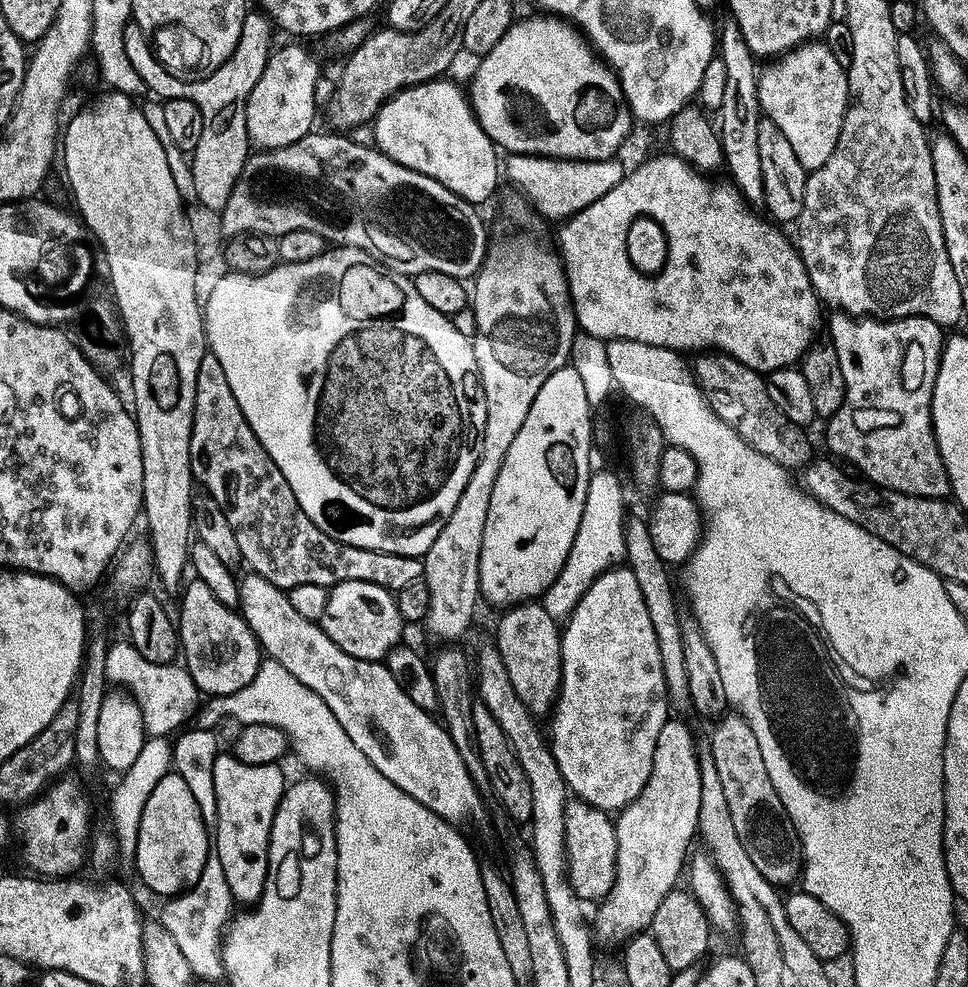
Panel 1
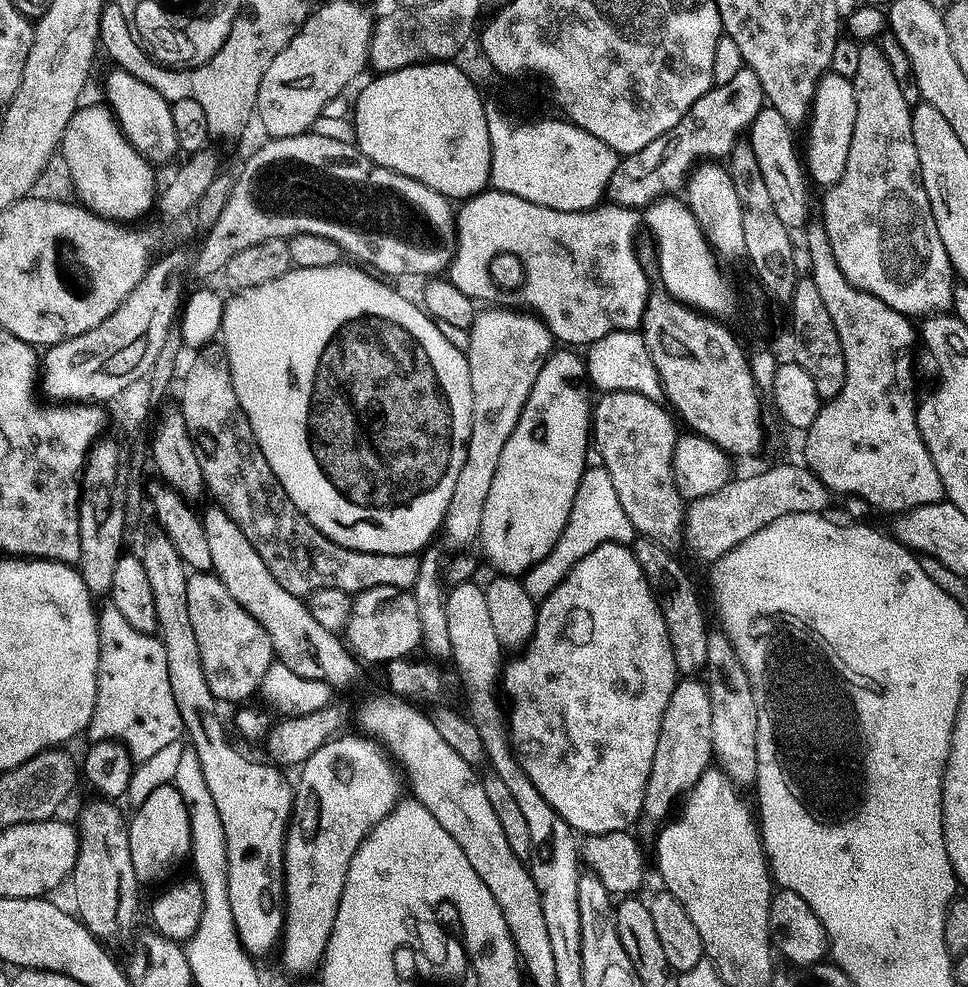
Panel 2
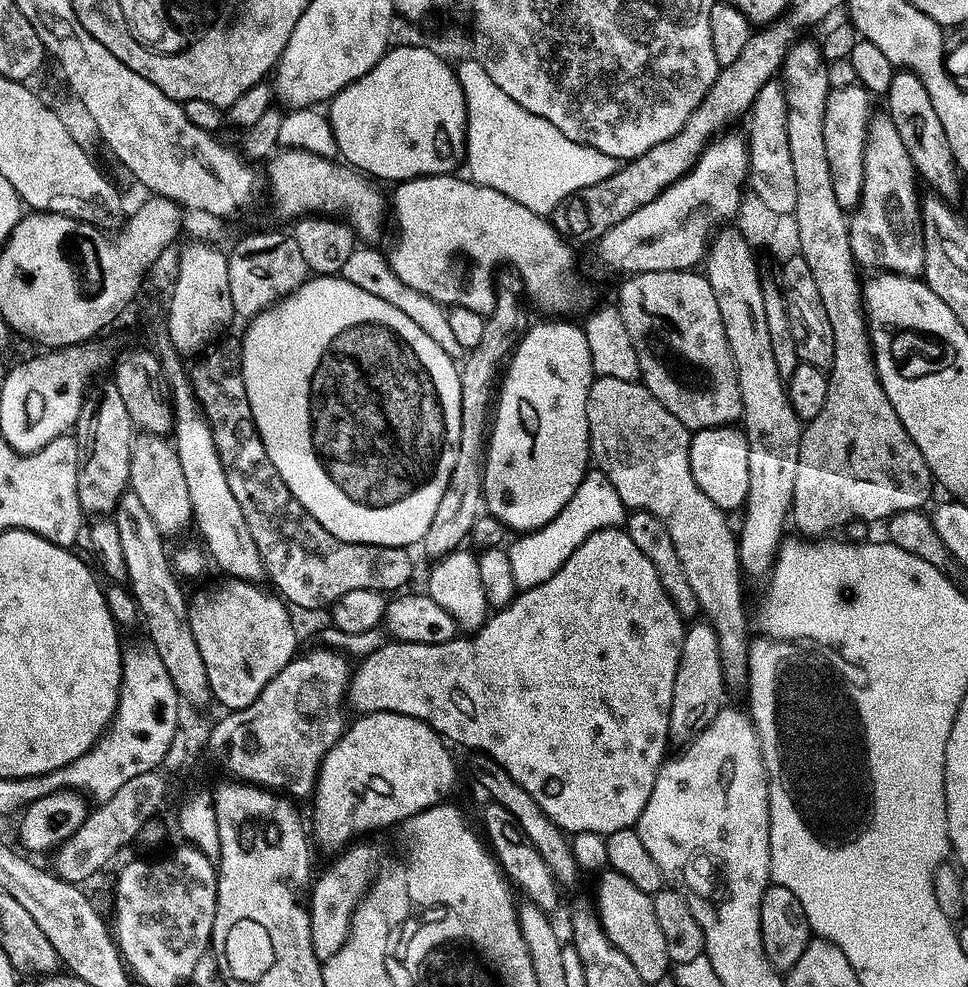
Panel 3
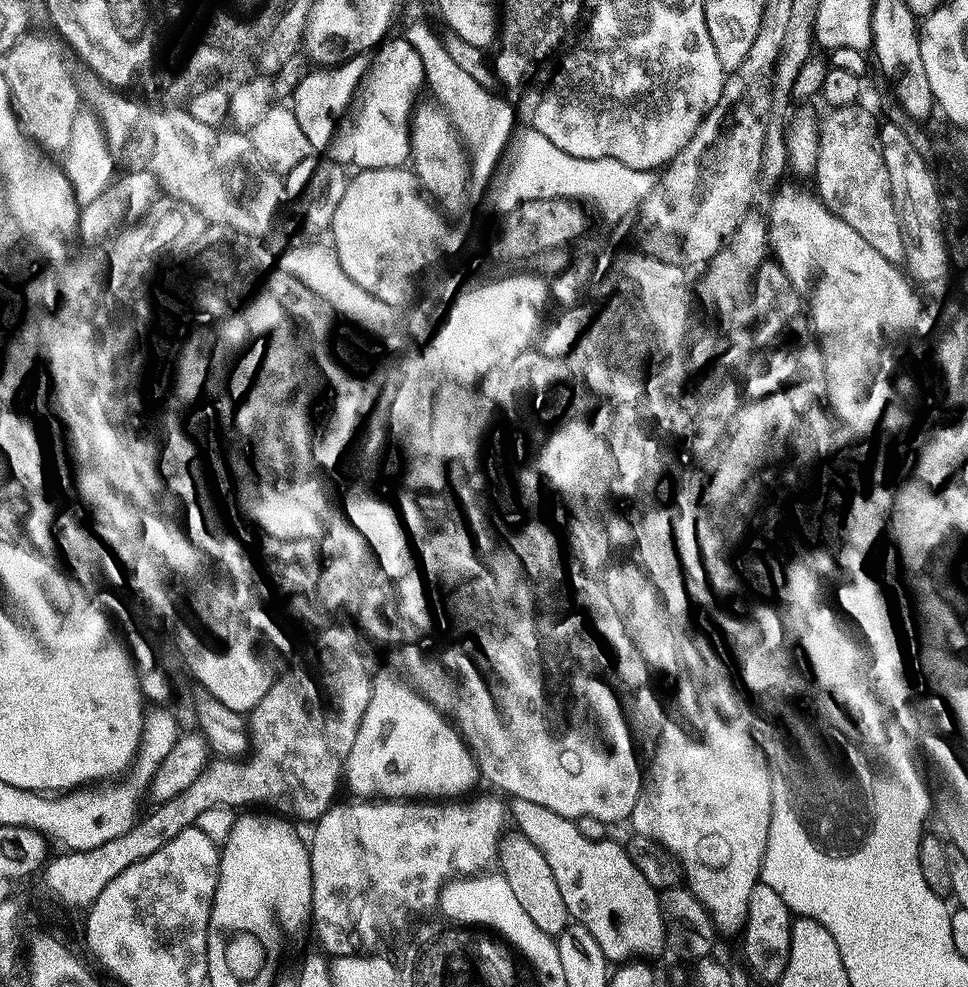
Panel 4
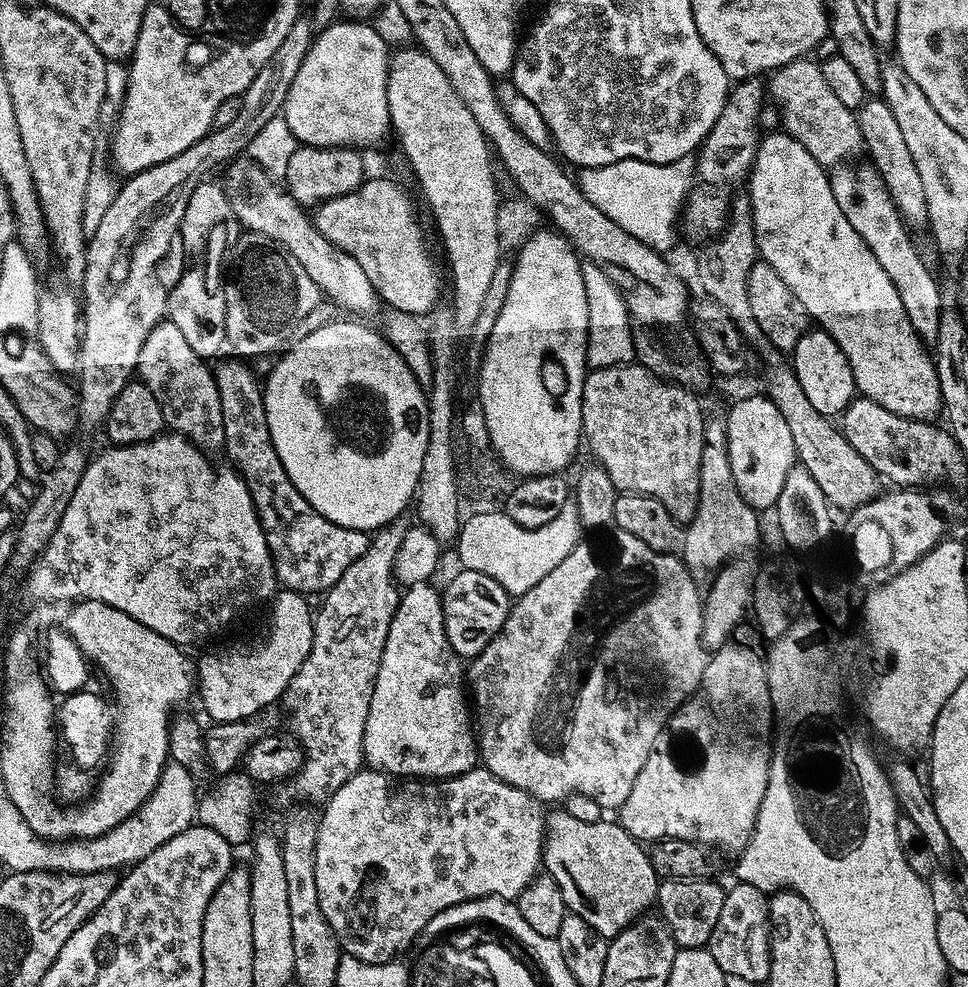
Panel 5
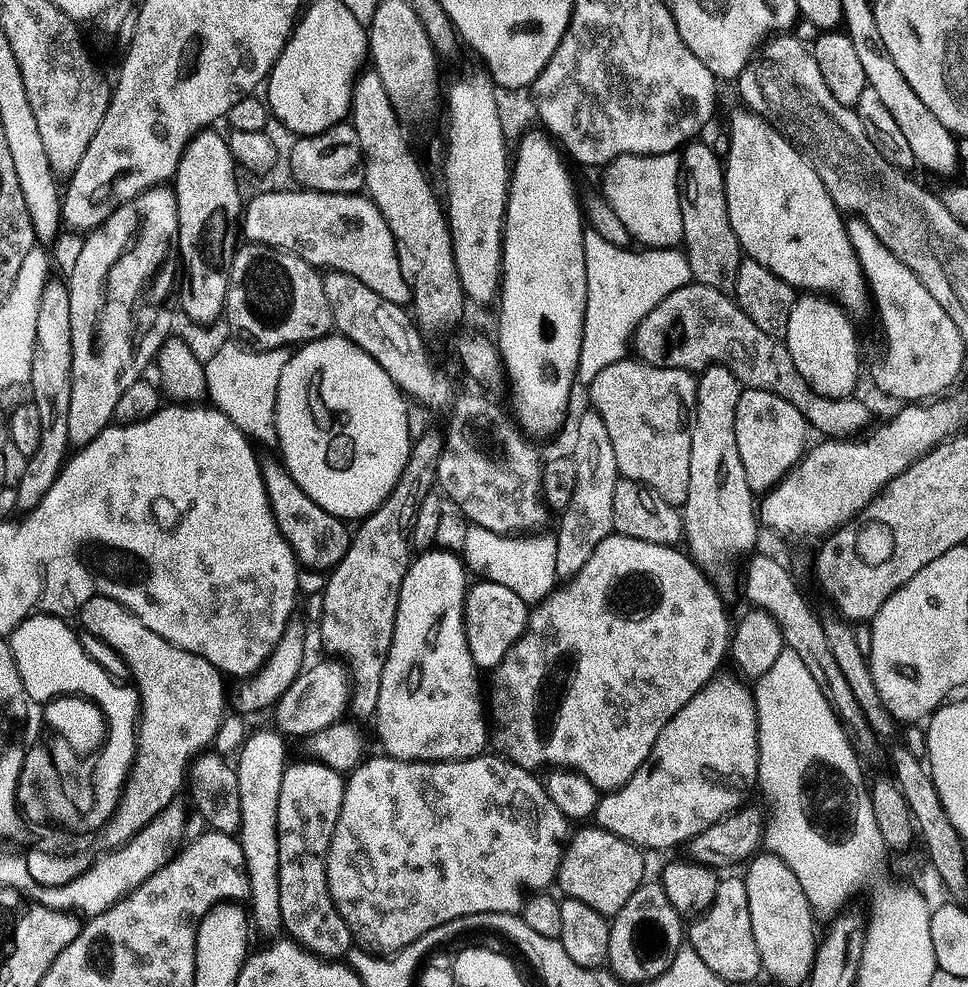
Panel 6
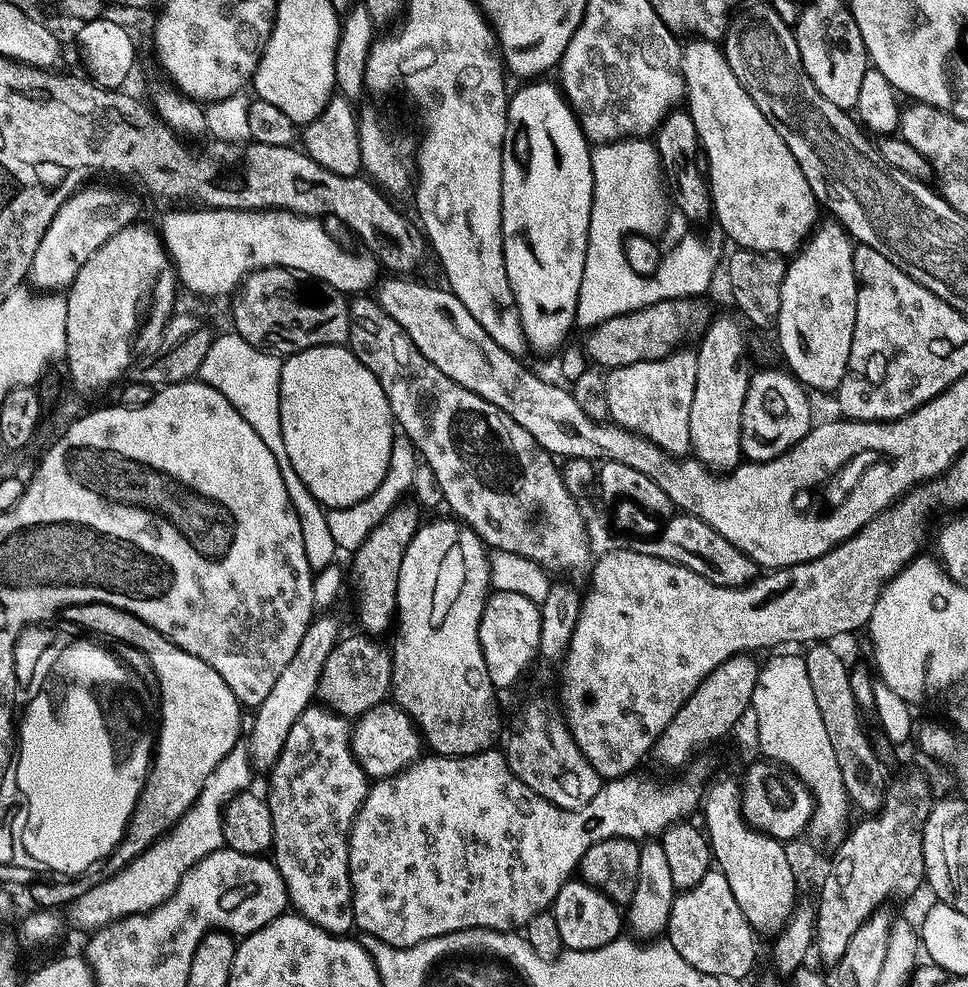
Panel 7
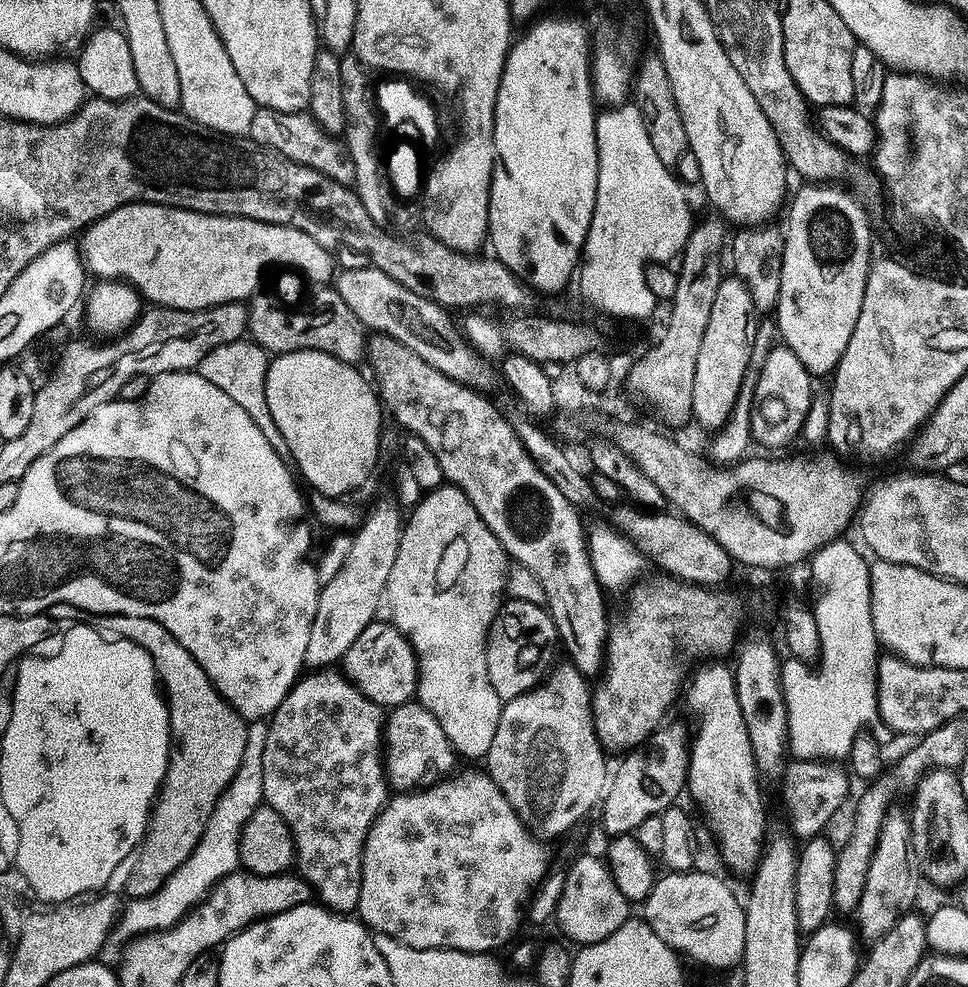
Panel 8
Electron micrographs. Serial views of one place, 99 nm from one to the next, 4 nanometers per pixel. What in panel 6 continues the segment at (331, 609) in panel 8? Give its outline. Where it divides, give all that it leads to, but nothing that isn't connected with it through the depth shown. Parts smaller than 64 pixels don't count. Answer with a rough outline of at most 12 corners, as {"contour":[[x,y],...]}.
{"contour":[[253,731],[235,770],[250,920],[284,932],[278,809],[285,737]]}

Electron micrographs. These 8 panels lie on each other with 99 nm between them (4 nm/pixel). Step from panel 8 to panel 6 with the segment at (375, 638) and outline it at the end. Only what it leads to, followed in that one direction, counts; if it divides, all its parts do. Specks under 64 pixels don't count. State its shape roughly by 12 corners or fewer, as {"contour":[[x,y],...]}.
{"contour":[[338,660],[312,665],[274,709],[285,737],[339,723],[352,683]]}

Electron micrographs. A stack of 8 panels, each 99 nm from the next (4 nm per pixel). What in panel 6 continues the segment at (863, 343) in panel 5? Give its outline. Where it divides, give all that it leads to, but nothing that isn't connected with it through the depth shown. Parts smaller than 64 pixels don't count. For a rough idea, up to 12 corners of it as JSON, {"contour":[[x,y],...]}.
{"contour":[[732,116],[743,255],[849,313],[868,285],[845,217],[795,144]]}

